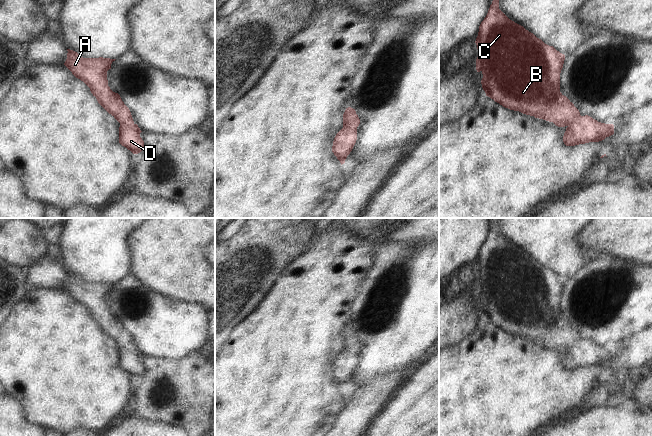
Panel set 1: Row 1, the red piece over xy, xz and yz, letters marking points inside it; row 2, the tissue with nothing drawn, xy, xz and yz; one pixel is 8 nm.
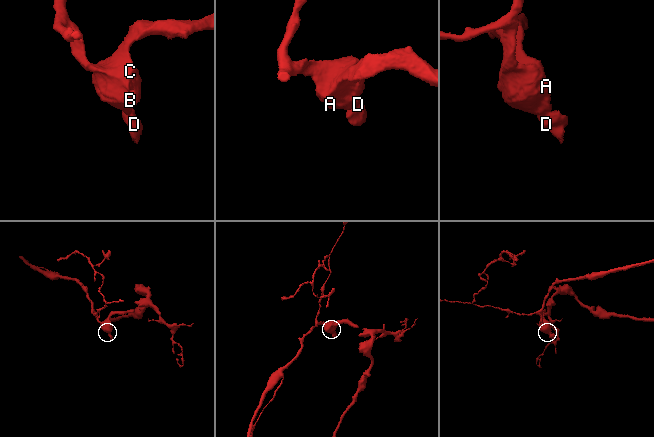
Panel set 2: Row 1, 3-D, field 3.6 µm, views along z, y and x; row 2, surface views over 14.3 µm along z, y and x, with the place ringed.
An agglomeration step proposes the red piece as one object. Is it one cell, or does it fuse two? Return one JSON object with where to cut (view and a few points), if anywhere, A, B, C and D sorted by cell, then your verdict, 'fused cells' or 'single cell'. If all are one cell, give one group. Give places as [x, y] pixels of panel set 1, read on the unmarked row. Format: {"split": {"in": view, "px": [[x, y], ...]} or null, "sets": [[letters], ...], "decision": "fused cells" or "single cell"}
{"split": null, "sets": [["A", "B", "C", "D"]], "decision": "single cell"}

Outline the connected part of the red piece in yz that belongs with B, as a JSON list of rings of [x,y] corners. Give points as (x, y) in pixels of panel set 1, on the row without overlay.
[[[493,223],[488,237],[479,250],[475,265],[479,280],[476,294],[482,296],[482,312],[486,320],[505,332],[567,351],[563,360],[566,370],[599,366],[614,358],[614,349],[581,340],[574,328],[560,316],[560,297],[565,279],[545,268],[523,250],[510,244]]]

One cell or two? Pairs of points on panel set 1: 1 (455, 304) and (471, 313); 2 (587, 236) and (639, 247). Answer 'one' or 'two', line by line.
1: one
2: one

